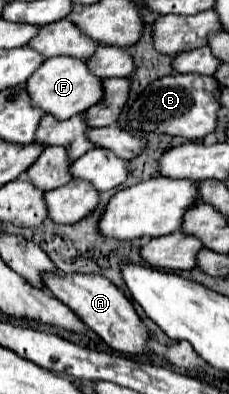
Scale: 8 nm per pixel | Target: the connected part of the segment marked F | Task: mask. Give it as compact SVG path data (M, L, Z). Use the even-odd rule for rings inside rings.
M50 57L26 81L26 91L36 107L52 113L58 119L70 119L90 109L90 105L98 105L98 101L102 101L102 79L90 73L86 61L78 61L76 57Z

